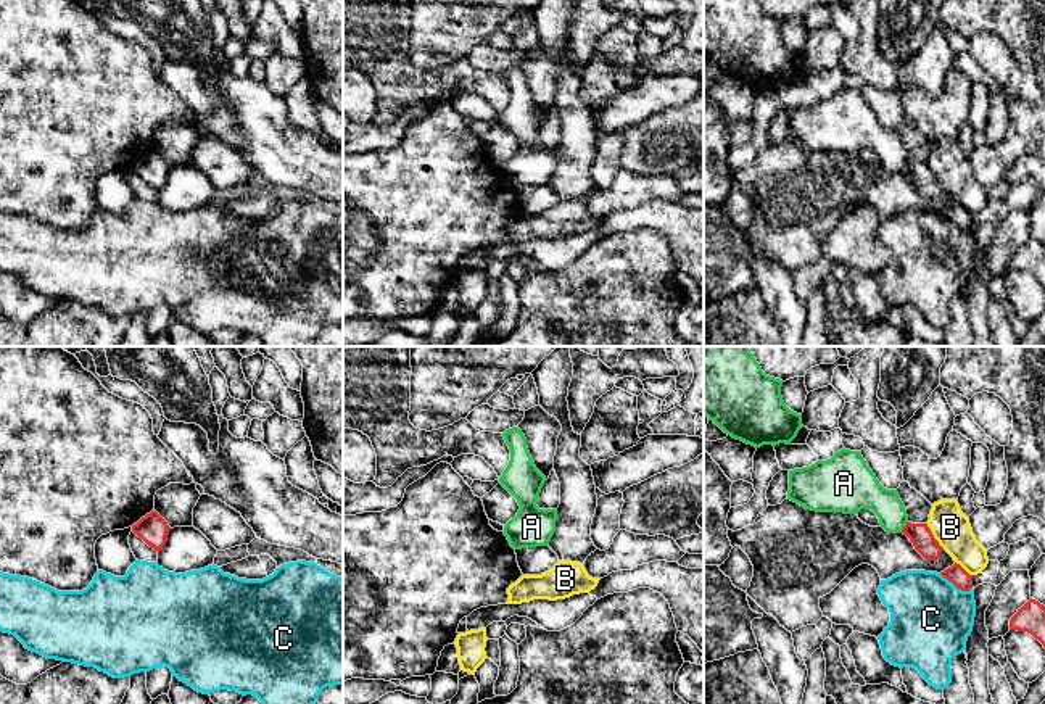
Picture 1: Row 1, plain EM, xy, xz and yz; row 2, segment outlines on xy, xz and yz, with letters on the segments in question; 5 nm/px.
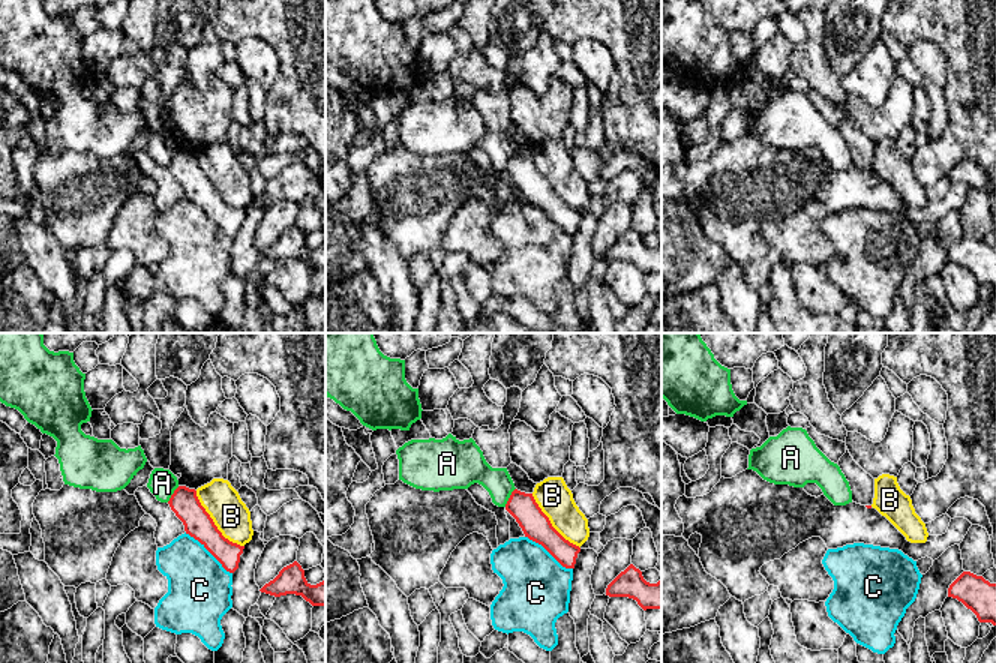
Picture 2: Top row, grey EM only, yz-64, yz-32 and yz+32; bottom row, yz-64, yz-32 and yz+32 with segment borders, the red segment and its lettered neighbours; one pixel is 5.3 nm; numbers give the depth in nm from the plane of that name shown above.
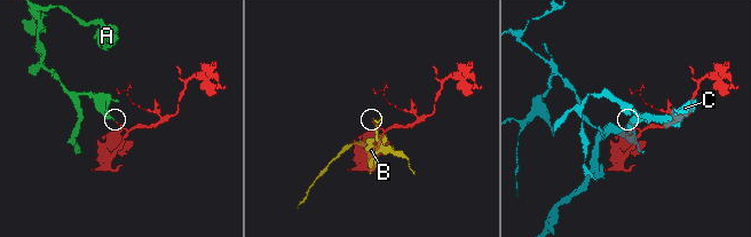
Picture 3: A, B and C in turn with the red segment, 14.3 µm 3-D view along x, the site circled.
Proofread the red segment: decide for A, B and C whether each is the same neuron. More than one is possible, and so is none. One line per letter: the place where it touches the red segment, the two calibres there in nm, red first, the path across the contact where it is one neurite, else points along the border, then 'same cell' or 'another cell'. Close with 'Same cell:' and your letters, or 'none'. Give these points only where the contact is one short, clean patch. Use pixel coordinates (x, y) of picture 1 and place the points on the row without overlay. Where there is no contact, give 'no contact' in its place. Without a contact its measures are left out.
A: meets red in yz at (904, 166); 120 nm thick on the red side, 160 nm on the other; border along yz (907, 160), (899, 171); another cell
B: meets red in yz at (933, 176); 120 nm thick on the red side, 190 nm on the other; another cell
C: meets red in yz at (955, 224); 90 nm thick on the red side, 400 nm on the other; border along yz (939, 213), (962, 229), (971, 227); another cell
Same cell: none

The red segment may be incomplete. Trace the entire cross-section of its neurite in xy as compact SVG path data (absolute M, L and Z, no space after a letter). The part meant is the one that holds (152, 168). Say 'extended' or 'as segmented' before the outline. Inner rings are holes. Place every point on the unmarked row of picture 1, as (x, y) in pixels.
as segmented | M151 150L132 164L132 171L158 193L167 180L169 169L171 166L156 150Z

